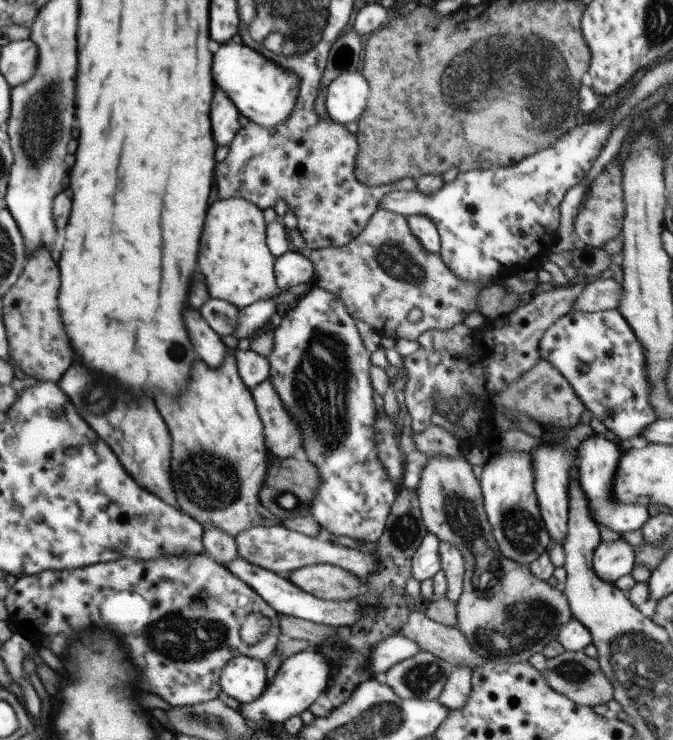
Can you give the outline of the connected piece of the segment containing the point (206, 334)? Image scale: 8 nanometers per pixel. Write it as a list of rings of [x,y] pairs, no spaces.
[[[198,309],[184,312],[184,322],[188,324],[187,332],[194,342],[196,355],[211,367],[220,367],[228,350],[221,337],[210,328]]]

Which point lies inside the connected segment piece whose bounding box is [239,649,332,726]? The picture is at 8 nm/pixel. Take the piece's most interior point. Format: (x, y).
(299, 681)

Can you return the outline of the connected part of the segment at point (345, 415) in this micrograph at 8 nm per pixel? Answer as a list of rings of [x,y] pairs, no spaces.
[[[312,284],[304,298],[301,298],[294,306],[282,313],[282,324],[273,332],[273,350],[269,361],[269,380],[275,392],[280,396],[281,404],[287,411],[287,414],[293,419],[297,425],[301,435],[301,446],[303,451],[301,456],[305,457],[315,468],[319,475],[320,485],[317,487],[316,495],[311,503],[309,512],[311,518],[324,530],[336,536],[347,536],[356,541],[362,540],[366,543],[378,541],[383,534],[386,520],[391,512],[391,507],[396,501],[398,490],[395,483],[391,480],[387,471],[383,468],[377,456],[375,444],[375,425],[377,422],[377,411],[374,404],[374,390],[370,375],[371,370],[371,353],[364,346],[360,334],[355,326],[355,320],[347,312],[342,300],[336,299],[330,292],[323,290]]]

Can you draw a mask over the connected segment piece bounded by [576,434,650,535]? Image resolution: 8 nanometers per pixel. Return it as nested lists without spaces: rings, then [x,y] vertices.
[[[610,435],[592,437],[577,443],[576,454],[579,464],[576,470],[579,486],[584,492],[588,502],[588,509],[592,519],[600,526],[606,526],[610,531],[624,535],[629,531],[638,531],[644,527],[650,514],[646,507],[638,504],[625,504],[615,500],[613,496],[614,480],[620,463],[617,441]]]

